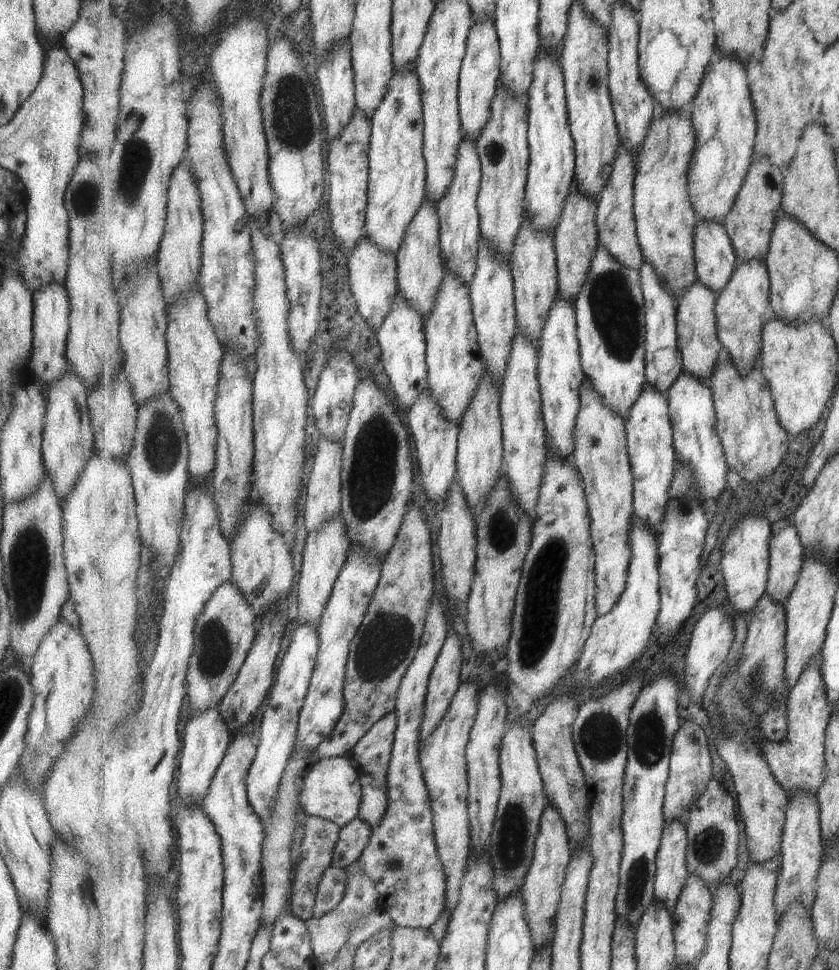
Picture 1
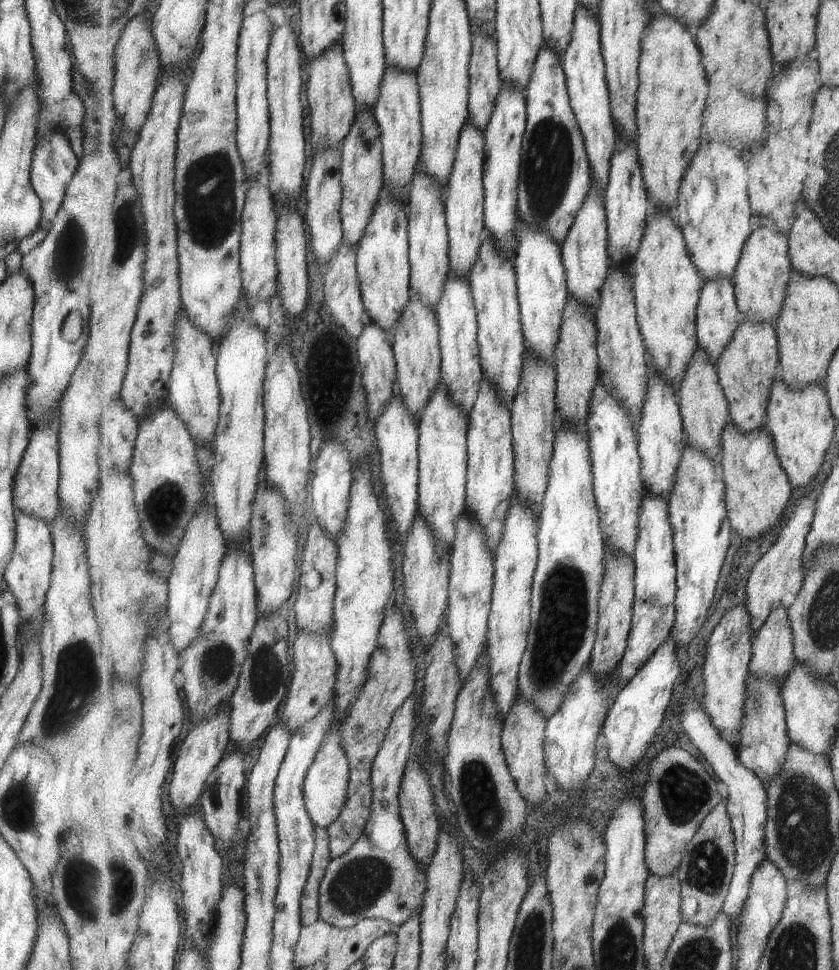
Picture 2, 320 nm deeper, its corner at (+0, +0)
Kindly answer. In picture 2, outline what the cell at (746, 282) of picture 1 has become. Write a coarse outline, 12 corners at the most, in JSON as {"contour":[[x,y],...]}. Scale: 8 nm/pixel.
{"contour":[[740,320],[716,368],[741,433],[766,426],[775,324]]}

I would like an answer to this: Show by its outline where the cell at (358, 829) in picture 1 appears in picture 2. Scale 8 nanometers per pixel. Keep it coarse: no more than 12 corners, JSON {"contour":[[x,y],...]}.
{"contour":[[388,609],[358,702],[342,720],[346,805],[333,858],[370,822],[372,771],[415,688],[405,620]]}

